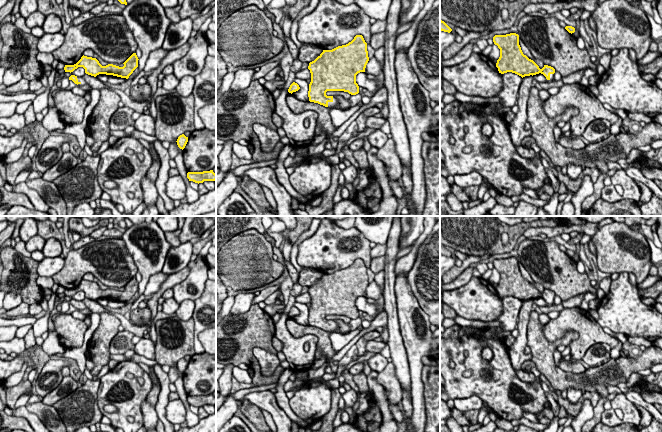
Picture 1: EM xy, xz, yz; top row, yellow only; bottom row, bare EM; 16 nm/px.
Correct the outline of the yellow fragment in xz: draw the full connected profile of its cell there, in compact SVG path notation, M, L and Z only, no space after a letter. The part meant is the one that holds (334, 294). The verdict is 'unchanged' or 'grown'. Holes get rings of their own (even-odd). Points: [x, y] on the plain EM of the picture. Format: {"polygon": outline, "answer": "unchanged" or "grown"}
{"polygon": "M356 259L346 269L323 274L308 290L311 297L309 325L325 331L338 332L338 324L327 320L326 316L344 315L351 319L358 318L356 299L365 296L368 285L367 267L362 259Z", "answer": "grown"}

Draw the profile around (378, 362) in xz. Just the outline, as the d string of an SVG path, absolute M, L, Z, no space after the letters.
M375 353L375 355L370 357L367 362L371 370L376 371L377 373L382 372L389 363L387 358L380 353Z

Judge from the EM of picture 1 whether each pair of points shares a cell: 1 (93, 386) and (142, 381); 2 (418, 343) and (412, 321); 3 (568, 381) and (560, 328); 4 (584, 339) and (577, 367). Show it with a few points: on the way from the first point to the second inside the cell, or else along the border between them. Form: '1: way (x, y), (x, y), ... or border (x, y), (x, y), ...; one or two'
1: border (100, 379), (97, 394), (97, 406), (99, 409); two
2: way (418, 338), (414, 326); one
3: border (542, 326), (550, 341), (569, 331), (579, 336); two
4: border (578, 360), (569, 361); two

